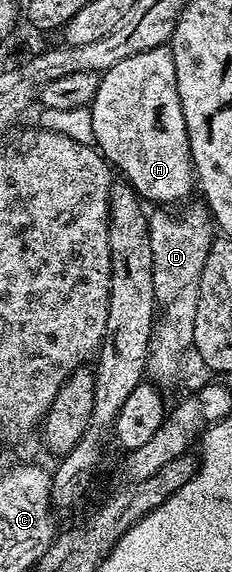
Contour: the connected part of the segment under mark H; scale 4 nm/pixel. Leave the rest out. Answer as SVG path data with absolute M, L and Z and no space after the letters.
M166 46L125 57L125 61L117 61L117 65L102 72L99 75L99 88L89 104L89 110L95 134L94 146L118 174L120 171L124 175L122 178L130 184L140 200L155 203L151 205L171 205L174 199L186 193L187 182L193 179L191 146L185 113L181 109L181 97L177 93L173 57Z

